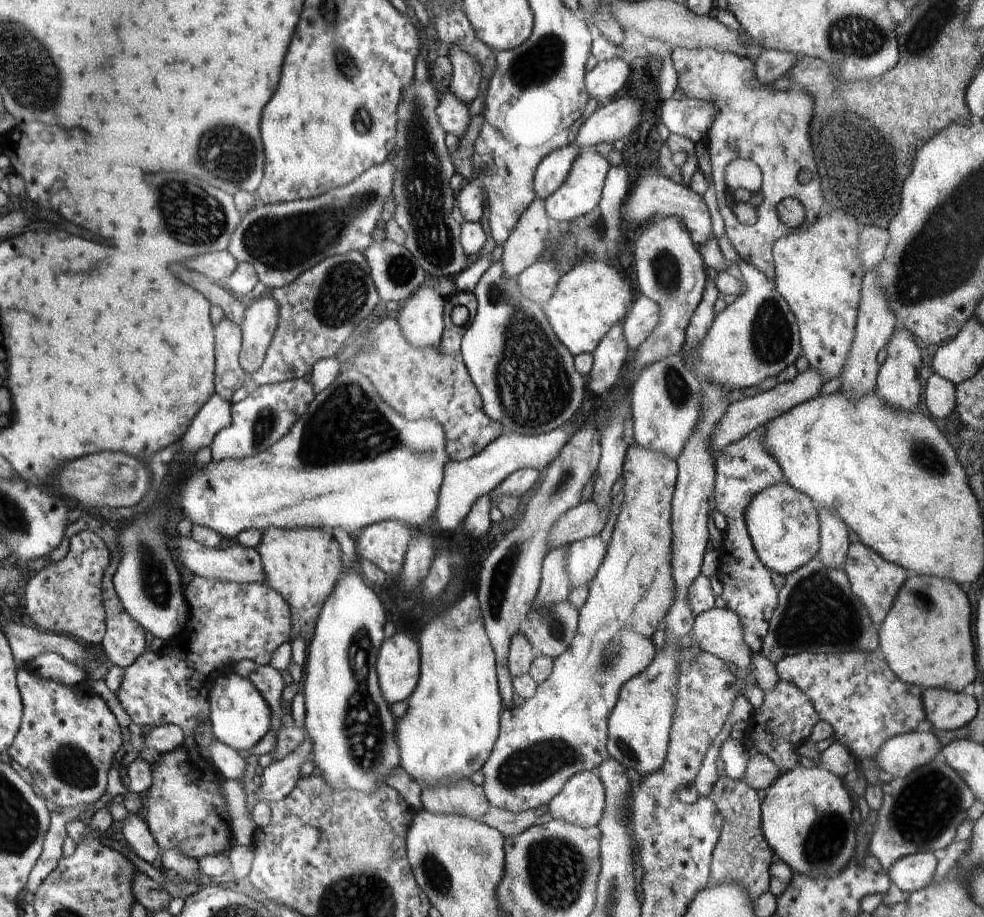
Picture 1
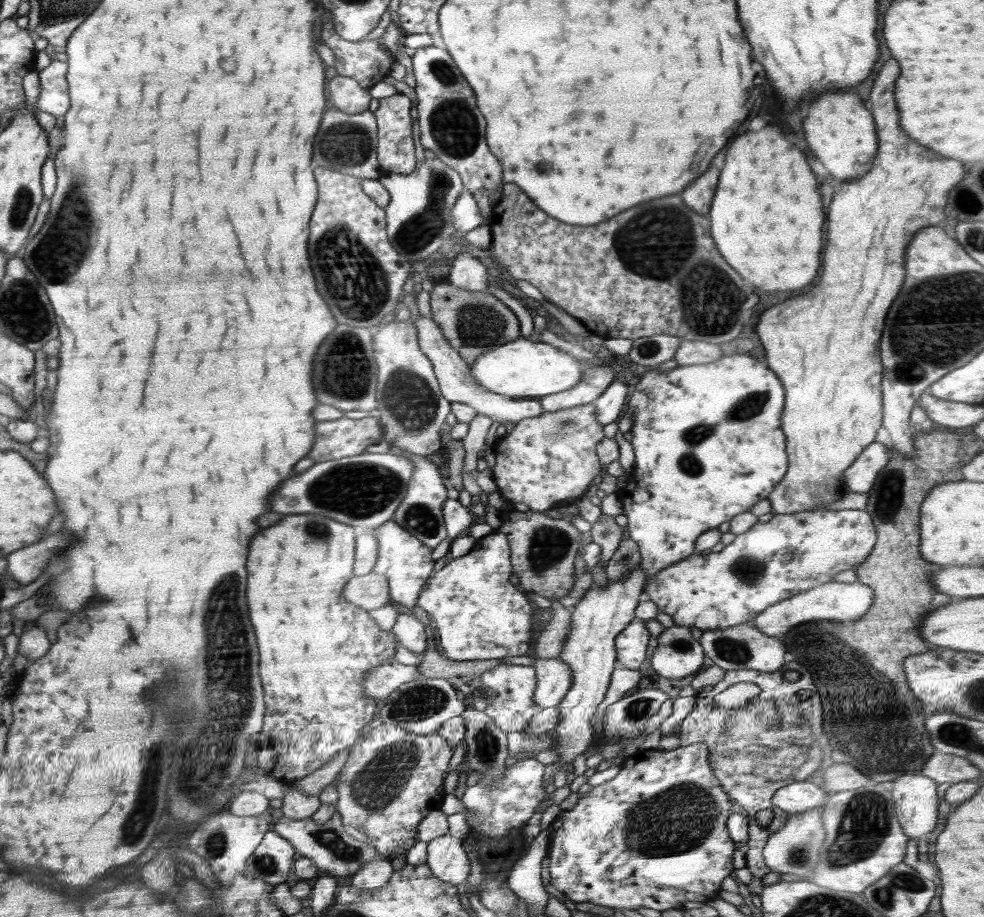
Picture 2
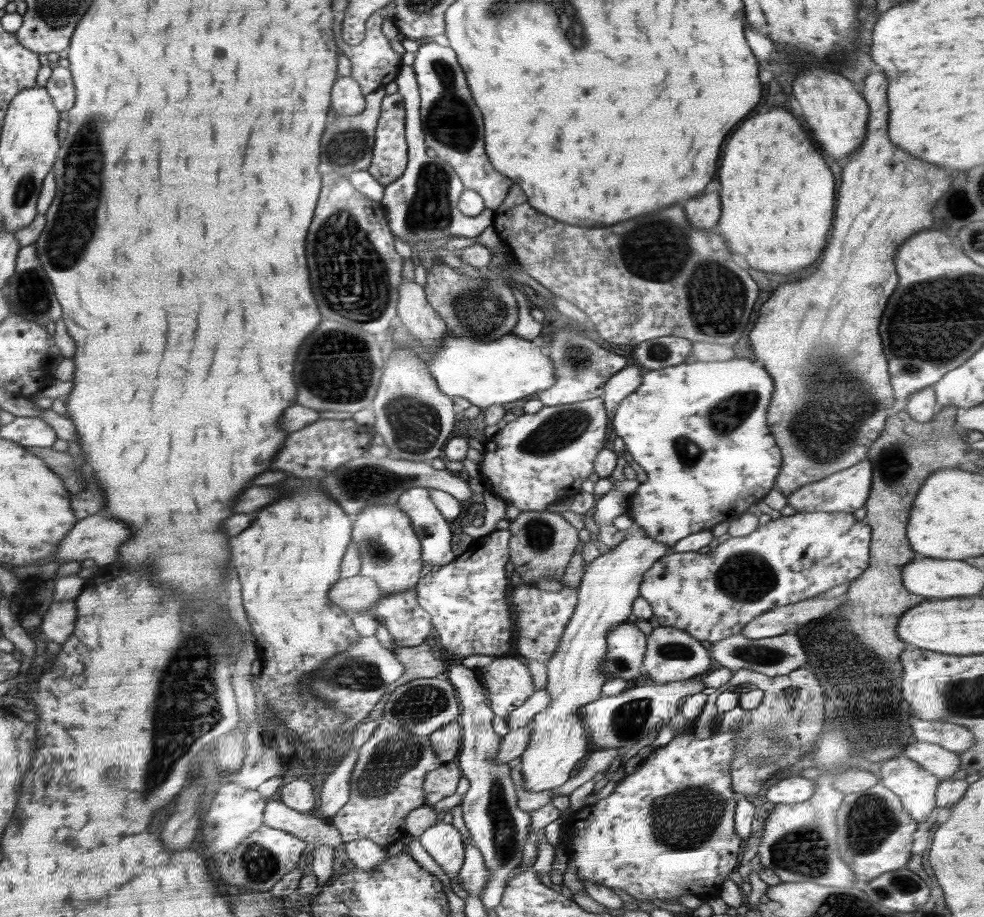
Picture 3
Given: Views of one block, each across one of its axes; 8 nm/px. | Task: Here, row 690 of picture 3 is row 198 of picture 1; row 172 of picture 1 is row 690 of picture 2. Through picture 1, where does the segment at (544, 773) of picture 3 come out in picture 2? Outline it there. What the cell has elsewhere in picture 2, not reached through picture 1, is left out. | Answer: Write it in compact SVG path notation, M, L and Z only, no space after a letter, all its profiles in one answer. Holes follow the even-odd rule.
M640 566L618 582L609 581L602 588L593 585L586 592L586 596L573 606L570 631L564 641L562 652L557 656L572 669L572 686L557 706L559 723L556 723L551 730L553 740L555 740L555 745L551 750L559 754L556 764L560 766L560 769L551 776L547 784L550 790L565 786L574 758L586 752L592 742L595 712L608 692L613 670L618 666L615 649L616 636L634 620L635 611L644 590L644 572Z

